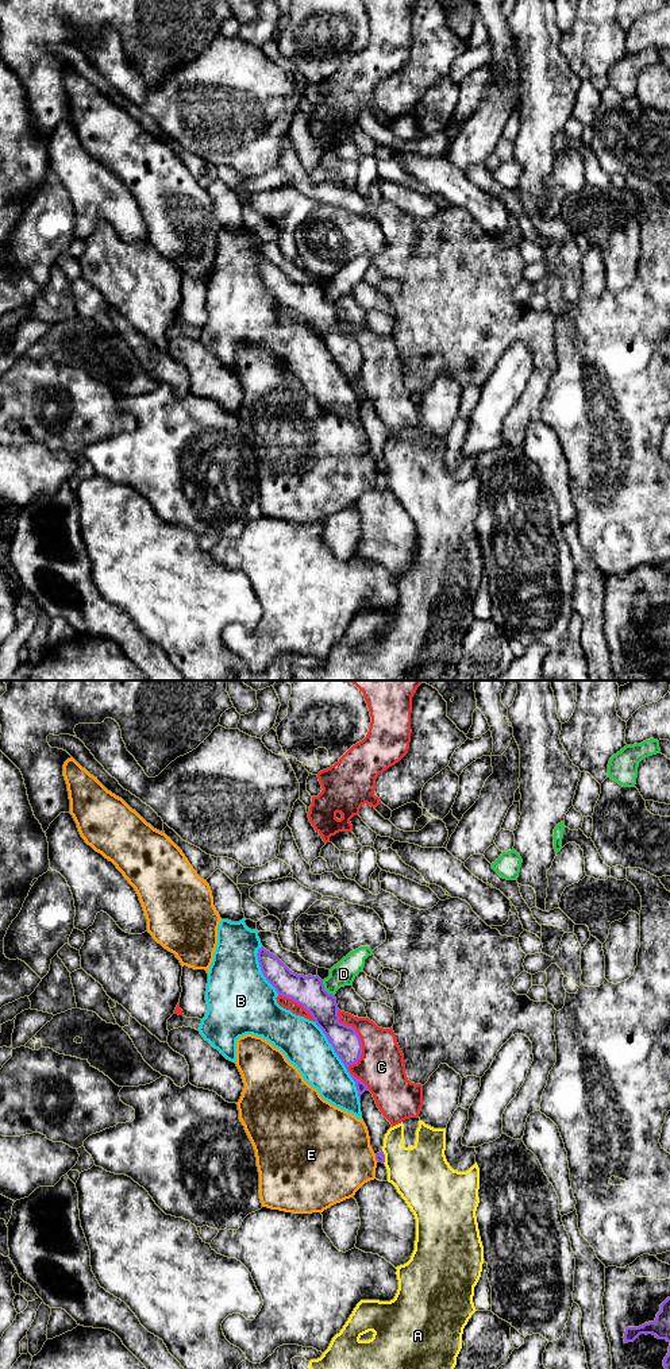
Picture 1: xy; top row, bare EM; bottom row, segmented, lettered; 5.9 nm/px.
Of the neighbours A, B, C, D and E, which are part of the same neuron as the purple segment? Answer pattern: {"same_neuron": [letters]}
{"same_neuron": []}

